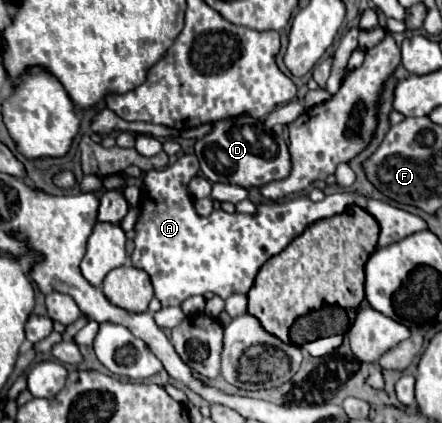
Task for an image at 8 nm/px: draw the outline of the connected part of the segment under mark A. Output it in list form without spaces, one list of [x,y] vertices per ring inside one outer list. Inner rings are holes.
[[[184,154],[164,170],[150,170],[143,176],[143,188],[148,194],[145,194],[145,200],[143,196],[134,226],[136,248],[132,252],[132,264],[150,274],[154,294],[162,306],[180,306],[186,298],[206,292],[214,292],[222,300],[232,294],[248,294],[256,272],[268,258],[282,252],[306,230],[306,226],[316,220],[342,214],[354,204],[372,214],[380,224],[378,248],[426,230],[426,222],[420,216],[368,198],[360,192],[336,192],[320,202],[312,202],[308,196],[298,196],[286,202],[256,204],[256,214],[228,214],[224,210],[216,210],[212,216],[200,216],[188,190],[190,180],[198,170],[198,158],[194,154]]]

